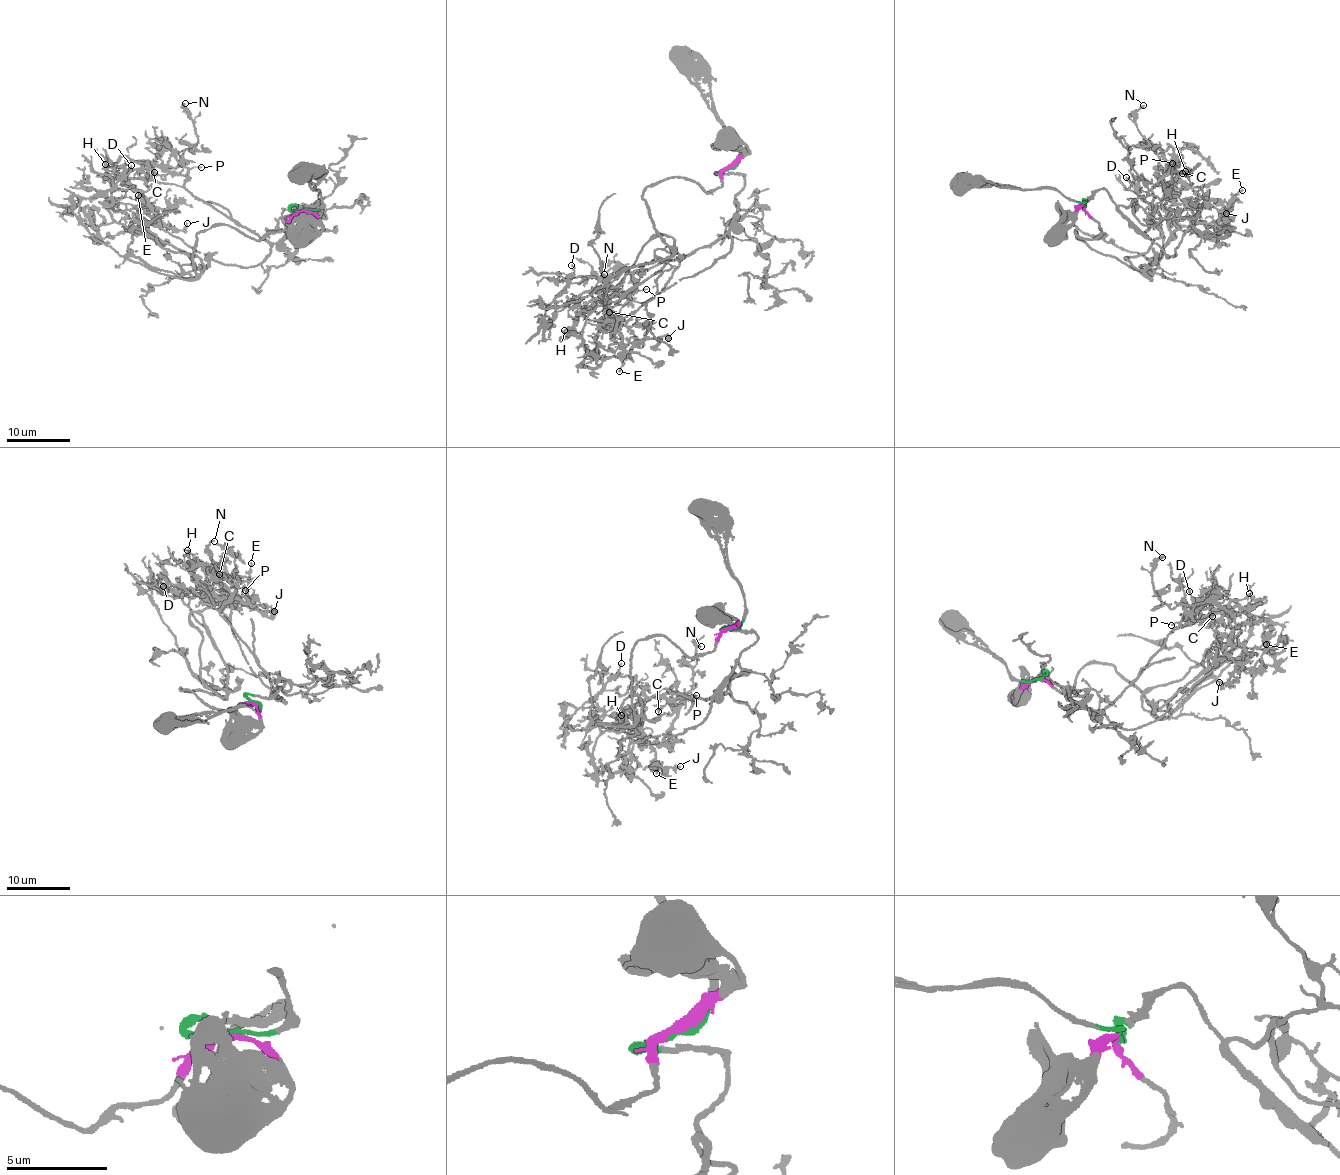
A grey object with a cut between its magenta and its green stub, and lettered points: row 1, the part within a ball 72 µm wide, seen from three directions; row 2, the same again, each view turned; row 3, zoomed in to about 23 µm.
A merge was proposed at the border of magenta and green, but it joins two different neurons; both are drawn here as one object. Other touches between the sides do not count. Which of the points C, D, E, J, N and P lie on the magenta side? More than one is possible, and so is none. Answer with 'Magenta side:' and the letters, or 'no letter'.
Magenta side: D

